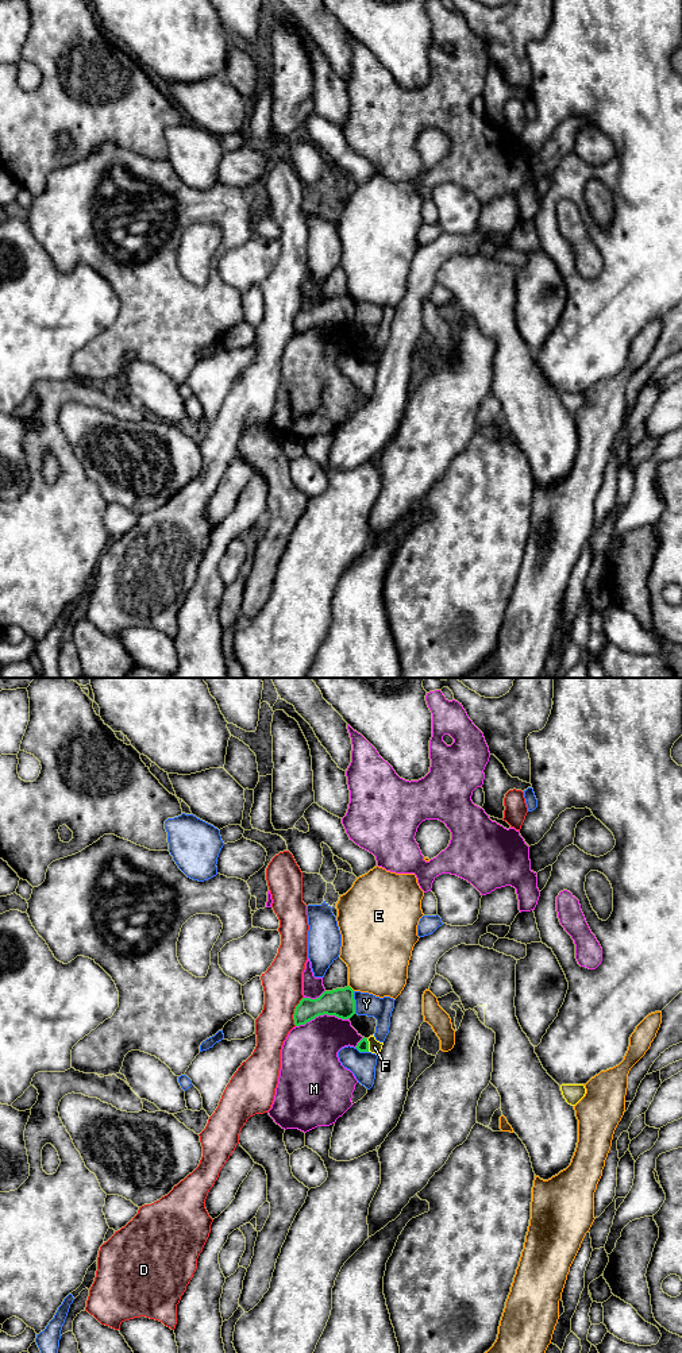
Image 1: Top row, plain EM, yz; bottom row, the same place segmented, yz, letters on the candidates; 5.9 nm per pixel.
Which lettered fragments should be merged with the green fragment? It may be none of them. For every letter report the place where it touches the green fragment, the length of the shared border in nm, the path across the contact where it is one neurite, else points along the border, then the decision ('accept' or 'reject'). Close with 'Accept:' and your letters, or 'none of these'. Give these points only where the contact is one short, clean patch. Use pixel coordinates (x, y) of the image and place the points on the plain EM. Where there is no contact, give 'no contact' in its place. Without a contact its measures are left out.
D: yz (295, 320) | 180 nm | reject
E: yz (350, 296) | 50 nm | reject
F: yz (368, 354) | 80 nm | along yz (366, 347), (369, 359) | reject
M: yz (322, 323) | 320 nm | along yz (349, 326), (339, 327), (319, 323), (296, 335) | reject
Y: yz (354, 311) | 140 nm | reject
Accept: none of these

